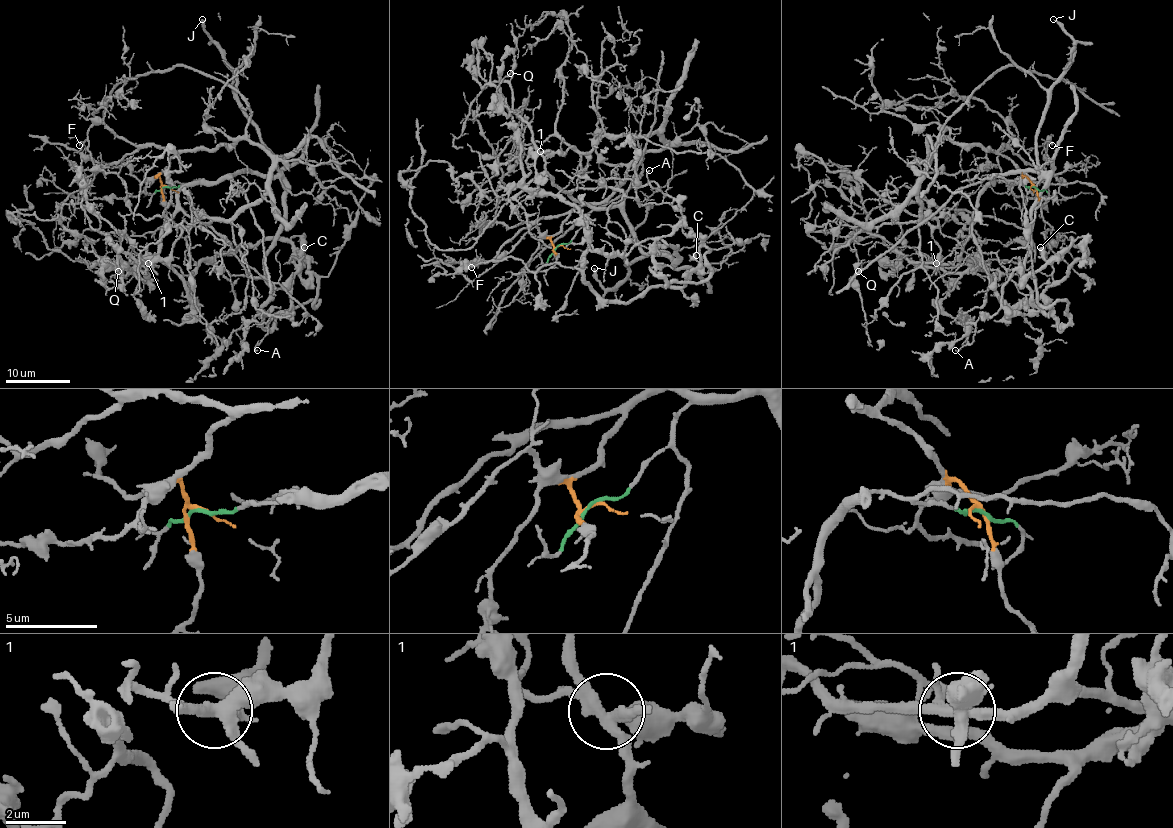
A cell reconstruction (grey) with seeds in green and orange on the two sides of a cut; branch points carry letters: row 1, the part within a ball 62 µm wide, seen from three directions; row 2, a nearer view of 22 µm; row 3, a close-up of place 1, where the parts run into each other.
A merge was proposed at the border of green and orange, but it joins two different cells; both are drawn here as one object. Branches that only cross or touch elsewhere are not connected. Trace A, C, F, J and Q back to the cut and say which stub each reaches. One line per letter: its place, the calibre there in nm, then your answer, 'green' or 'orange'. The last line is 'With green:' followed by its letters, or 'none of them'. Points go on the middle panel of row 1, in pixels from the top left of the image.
A: place (649, 170); calibre 140 nm; green
C: place (696, 255); calibre 400 nm; green
F: place (471, 267); calibre 140 nm; orange
J: place (594, 268); calibre 240 nm; green
Q: place (510, 73); calibre 180 nm; green
With green: A, C, J, Q

